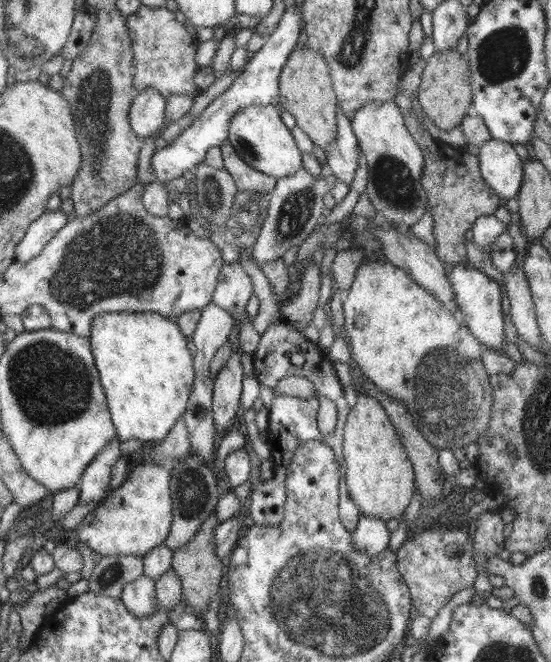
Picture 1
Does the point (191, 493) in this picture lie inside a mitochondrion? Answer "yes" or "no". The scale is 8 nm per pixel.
yes

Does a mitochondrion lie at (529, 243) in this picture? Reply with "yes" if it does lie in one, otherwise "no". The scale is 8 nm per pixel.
no

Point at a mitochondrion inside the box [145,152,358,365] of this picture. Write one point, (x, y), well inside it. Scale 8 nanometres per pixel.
(292, 221)

